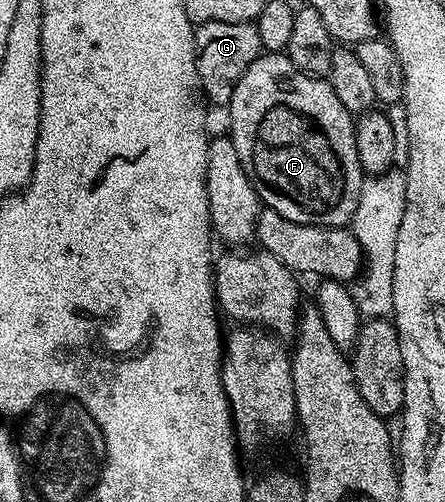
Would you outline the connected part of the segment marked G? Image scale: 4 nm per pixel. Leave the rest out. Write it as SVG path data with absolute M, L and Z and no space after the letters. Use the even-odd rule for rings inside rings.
M207 22L196 29L195 43L197 45L197 73L201 79L201 89L205 91L208 103L210 105L228 105L231 94L235 90L239 78L247 70L247 66L251 66L251 62L255 62L255 58L262 55L263 49L256 23Z

